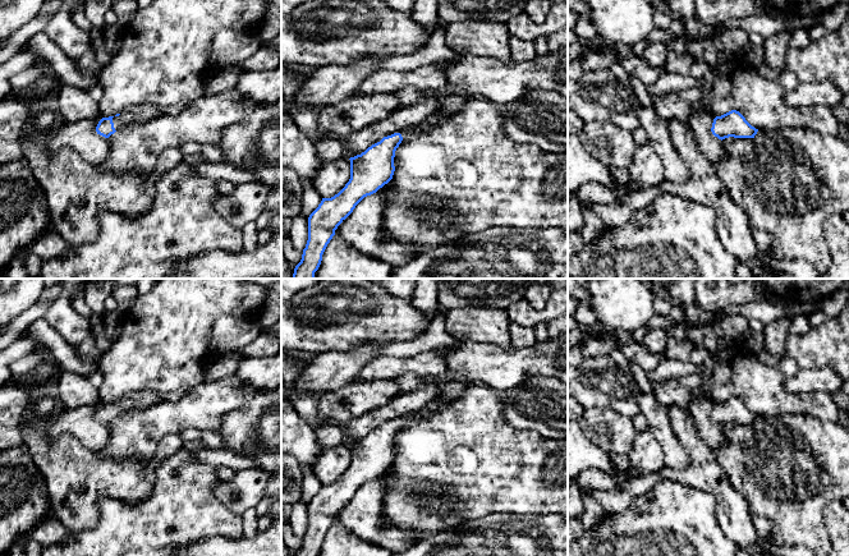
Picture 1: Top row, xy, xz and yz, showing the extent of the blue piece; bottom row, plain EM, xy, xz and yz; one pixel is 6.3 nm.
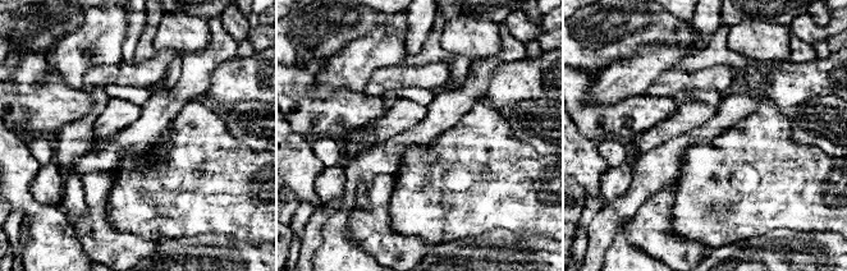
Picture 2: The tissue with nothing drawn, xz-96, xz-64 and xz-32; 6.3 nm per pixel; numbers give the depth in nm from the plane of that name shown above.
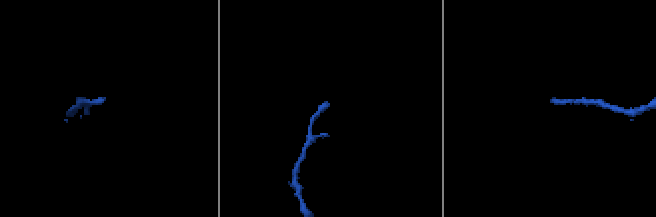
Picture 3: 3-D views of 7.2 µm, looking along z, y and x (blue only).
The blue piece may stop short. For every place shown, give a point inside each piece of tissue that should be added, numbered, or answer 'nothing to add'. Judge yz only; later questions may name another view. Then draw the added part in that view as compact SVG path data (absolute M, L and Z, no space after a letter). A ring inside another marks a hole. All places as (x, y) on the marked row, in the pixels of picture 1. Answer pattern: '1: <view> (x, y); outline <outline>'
nothing to add

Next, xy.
1: xy (124, 119); outline M150 105L144 112L121 112L119 116L113 118L115 130L125 128L130 124L144 124L151 119L156 119L161 115L159 109Z

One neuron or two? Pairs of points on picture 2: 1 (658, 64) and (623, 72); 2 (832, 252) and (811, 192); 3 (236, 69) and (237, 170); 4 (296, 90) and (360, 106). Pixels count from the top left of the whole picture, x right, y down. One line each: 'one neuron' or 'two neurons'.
1: one neuron
2: two neurons
3: two neurons
4: one neuron

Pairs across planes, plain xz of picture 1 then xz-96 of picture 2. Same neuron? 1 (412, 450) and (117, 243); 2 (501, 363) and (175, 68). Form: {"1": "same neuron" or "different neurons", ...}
{"1": "different neurons", "2": "different neurons"}

